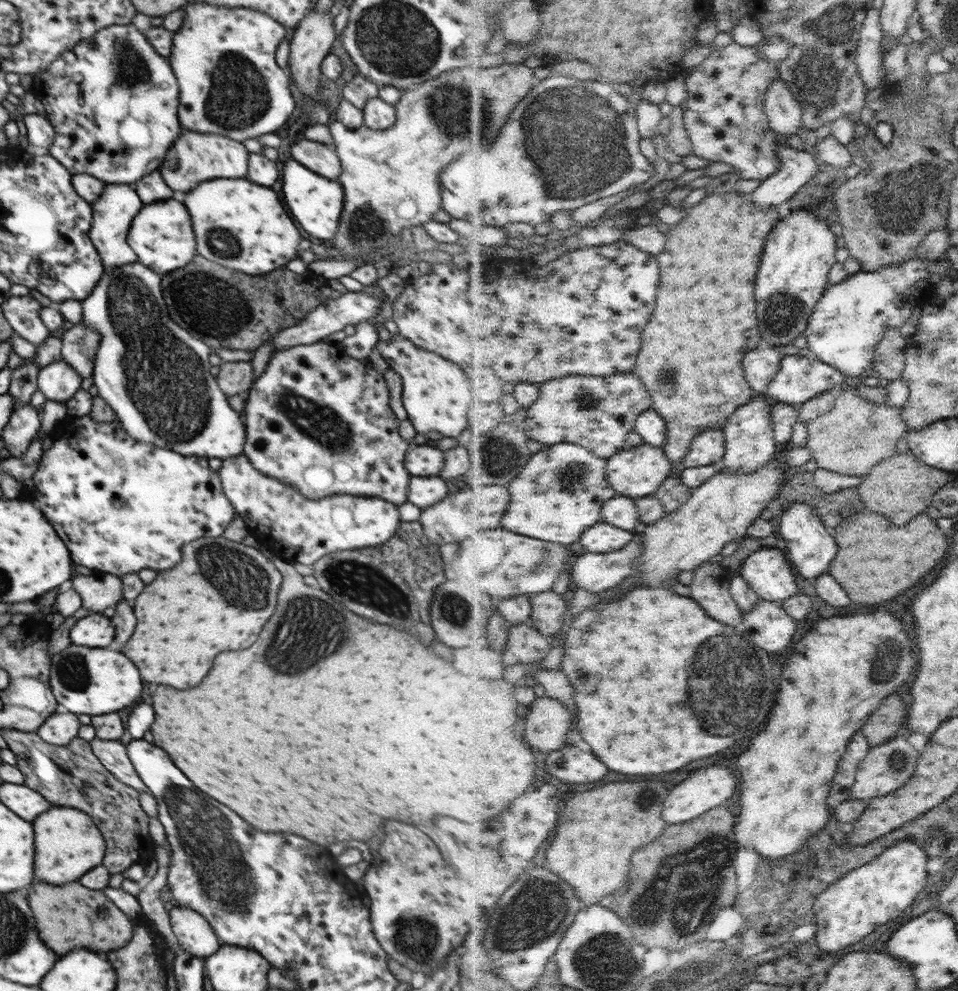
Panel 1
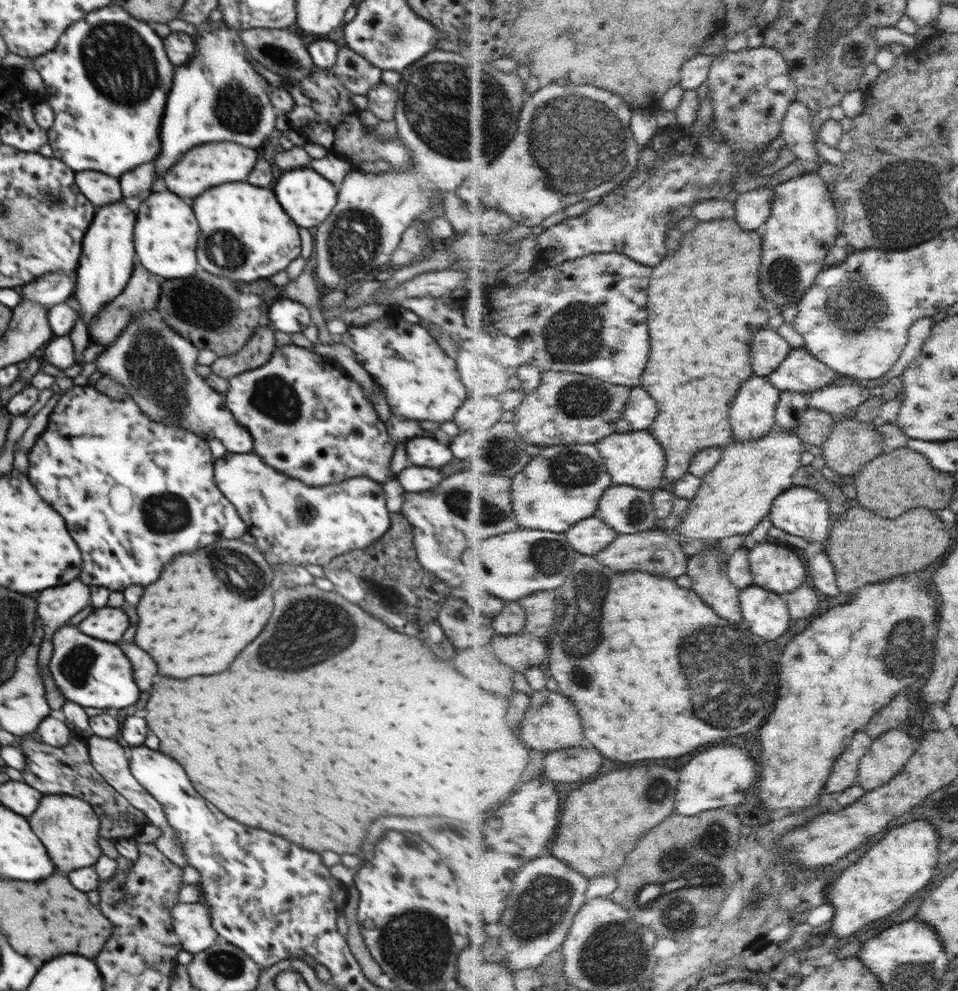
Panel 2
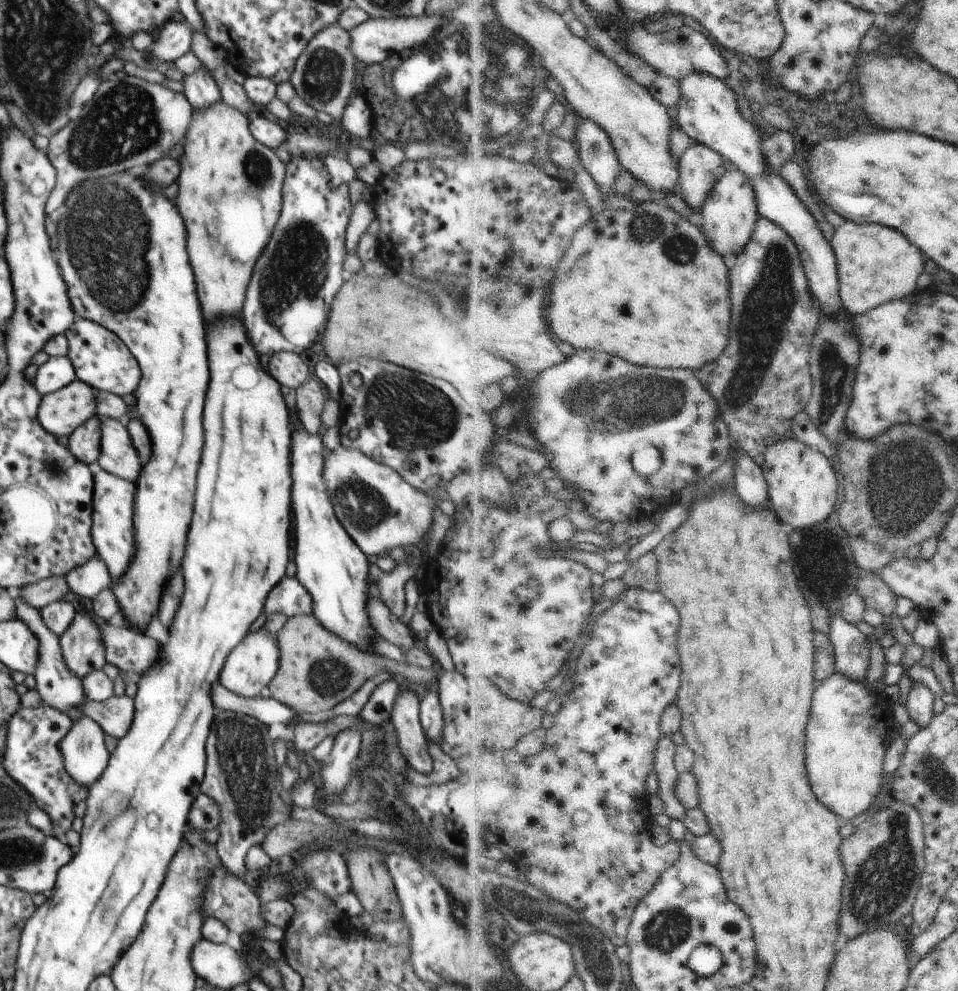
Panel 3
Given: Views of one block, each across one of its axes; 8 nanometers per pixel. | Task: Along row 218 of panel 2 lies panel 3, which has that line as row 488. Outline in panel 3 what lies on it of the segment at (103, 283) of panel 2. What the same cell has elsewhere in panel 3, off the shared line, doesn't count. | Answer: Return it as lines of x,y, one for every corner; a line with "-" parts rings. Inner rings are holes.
97,462
89,465
94,476
91,536
97,558
101,559
110,574
112,584
116,584
126,568
130,568
134,556
134,484
118,476
112,476
100,468

